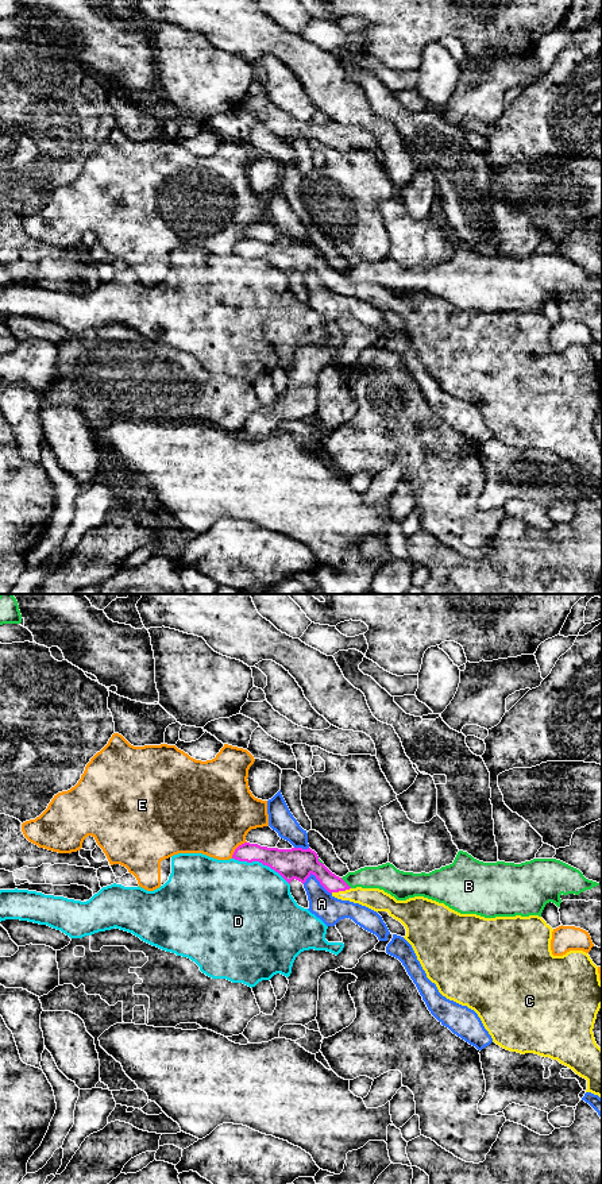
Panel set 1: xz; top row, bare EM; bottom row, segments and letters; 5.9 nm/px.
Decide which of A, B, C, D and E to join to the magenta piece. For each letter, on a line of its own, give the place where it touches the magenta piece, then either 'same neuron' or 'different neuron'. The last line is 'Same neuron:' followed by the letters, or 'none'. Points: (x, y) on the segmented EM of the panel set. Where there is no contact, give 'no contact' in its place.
A: xz (316, 878) | different neuron
B: xz (344, 882) | different neuron
C: xz (340, 890) | same neuron
D: xz (261, 862) | different neuron
E: xz (236, 848) | different neuron
Same neuron: C

